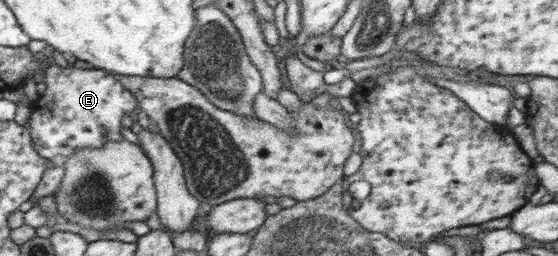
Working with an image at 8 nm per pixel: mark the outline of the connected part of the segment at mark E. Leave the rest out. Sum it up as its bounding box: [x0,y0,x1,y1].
[27,64,141,206]

